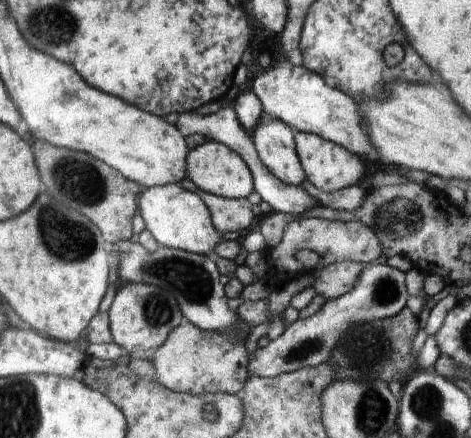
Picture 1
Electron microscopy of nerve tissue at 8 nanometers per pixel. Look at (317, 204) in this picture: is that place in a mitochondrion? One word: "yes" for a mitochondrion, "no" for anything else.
no

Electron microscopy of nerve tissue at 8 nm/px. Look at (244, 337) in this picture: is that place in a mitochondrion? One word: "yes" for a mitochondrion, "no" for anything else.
no

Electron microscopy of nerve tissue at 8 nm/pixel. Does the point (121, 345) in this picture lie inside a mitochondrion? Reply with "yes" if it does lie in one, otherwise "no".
no

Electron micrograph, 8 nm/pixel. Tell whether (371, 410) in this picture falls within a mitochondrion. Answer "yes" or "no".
yes

